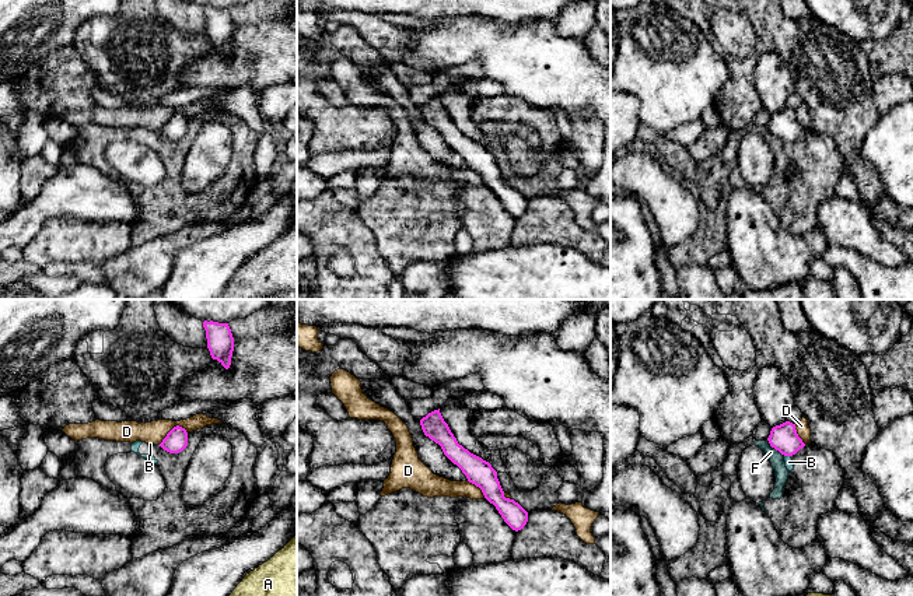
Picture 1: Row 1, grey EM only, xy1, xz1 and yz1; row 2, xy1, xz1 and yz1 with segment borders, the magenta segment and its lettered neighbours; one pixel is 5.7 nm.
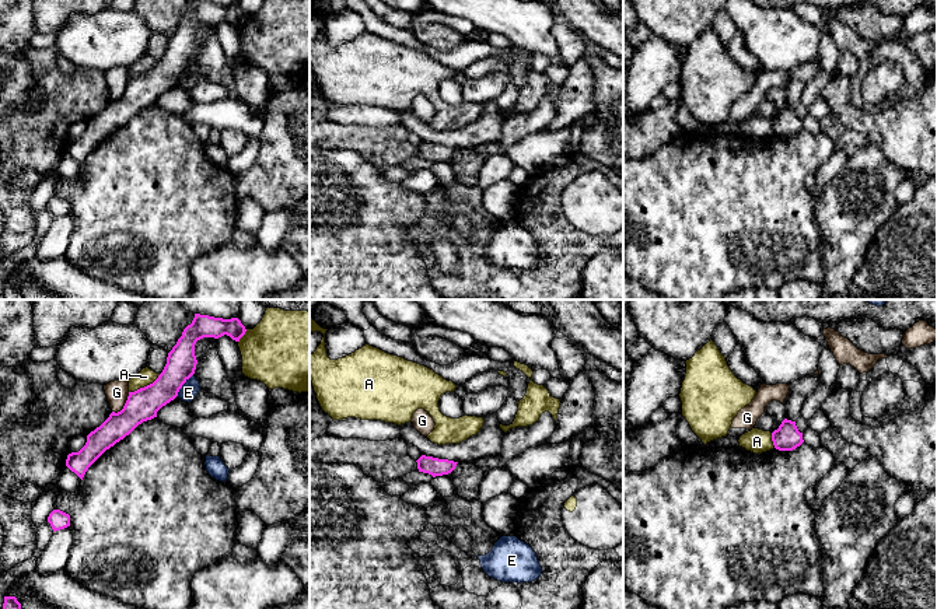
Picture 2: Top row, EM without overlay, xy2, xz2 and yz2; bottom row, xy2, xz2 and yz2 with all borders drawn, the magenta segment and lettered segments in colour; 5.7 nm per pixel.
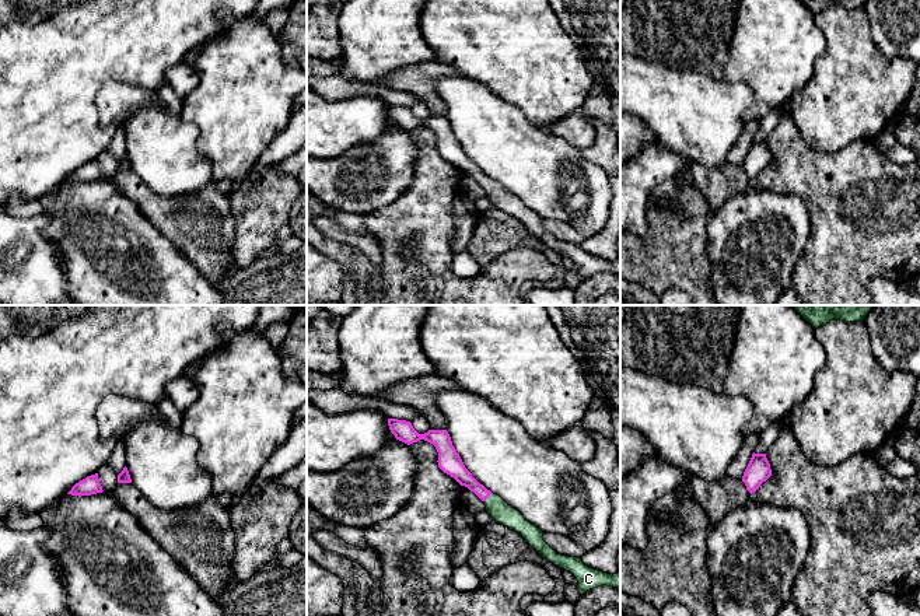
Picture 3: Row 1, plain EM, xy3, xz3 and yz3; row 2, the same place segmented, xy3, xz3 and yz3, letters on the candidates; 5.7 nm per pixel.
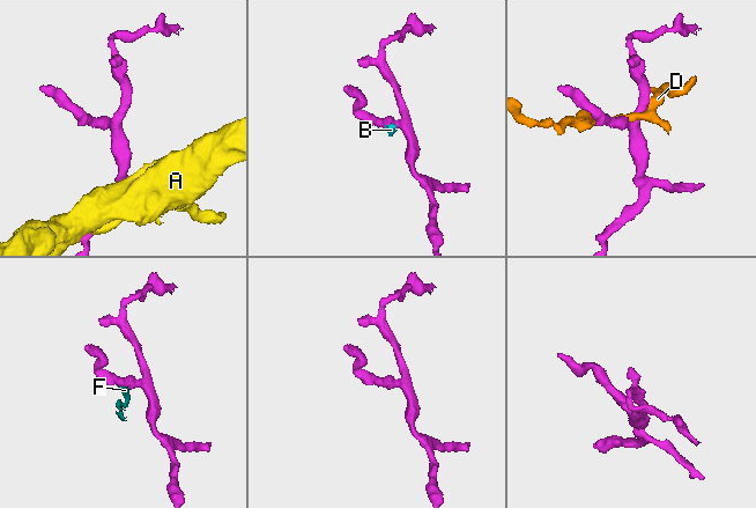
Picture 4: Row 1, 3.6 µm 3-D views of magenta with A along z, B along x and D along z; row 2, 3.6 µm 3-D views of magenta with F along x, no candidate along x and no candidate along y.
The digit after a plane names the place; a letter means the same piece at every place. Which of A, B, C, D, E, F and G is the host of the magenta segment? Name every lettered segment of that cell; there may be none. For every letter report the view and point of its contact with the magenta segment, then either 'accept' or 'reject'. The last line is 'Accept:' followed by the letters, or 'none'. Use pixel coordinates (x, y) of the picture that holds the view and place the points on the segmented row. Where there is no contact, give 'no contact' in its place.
A: xy2 (144, 387) | reject
B: yz1 (787, 455) | reject
C: xz3 (488, 496) | accept
D: xy1 (171, 430) | reject
E: xy2 (182, 384) | reject
F: yz1 (775, 448) | reject
G: xy2 (125, 405) | reject
Accept: C

